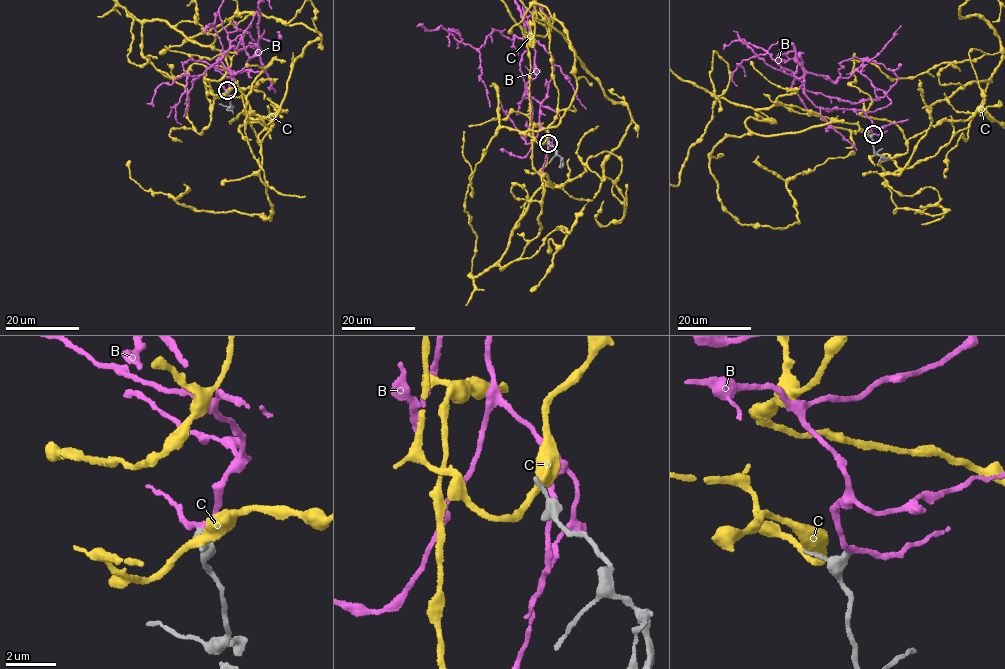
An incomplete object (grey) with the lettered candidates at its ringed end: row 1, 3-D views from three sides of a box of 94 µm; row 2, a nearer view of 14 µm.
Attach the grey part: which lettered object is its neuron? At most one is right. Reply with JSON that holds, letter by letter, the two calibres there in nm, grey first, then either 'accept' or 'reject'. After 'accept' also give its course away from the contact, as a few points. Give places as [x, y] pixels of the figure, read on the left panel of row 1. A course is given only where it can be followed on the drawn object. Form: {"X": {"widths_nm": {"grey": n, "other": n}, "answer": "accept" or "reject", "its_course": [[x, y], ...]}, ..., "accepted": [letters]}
{"B": {"widths_nm": {"grey": 320, "other": 190}, "answer": "accept"}, "C": {"widths_nm": {"grey": 240, "other": 360}, "answer": "reject"}, "accepted": ["B"]}

